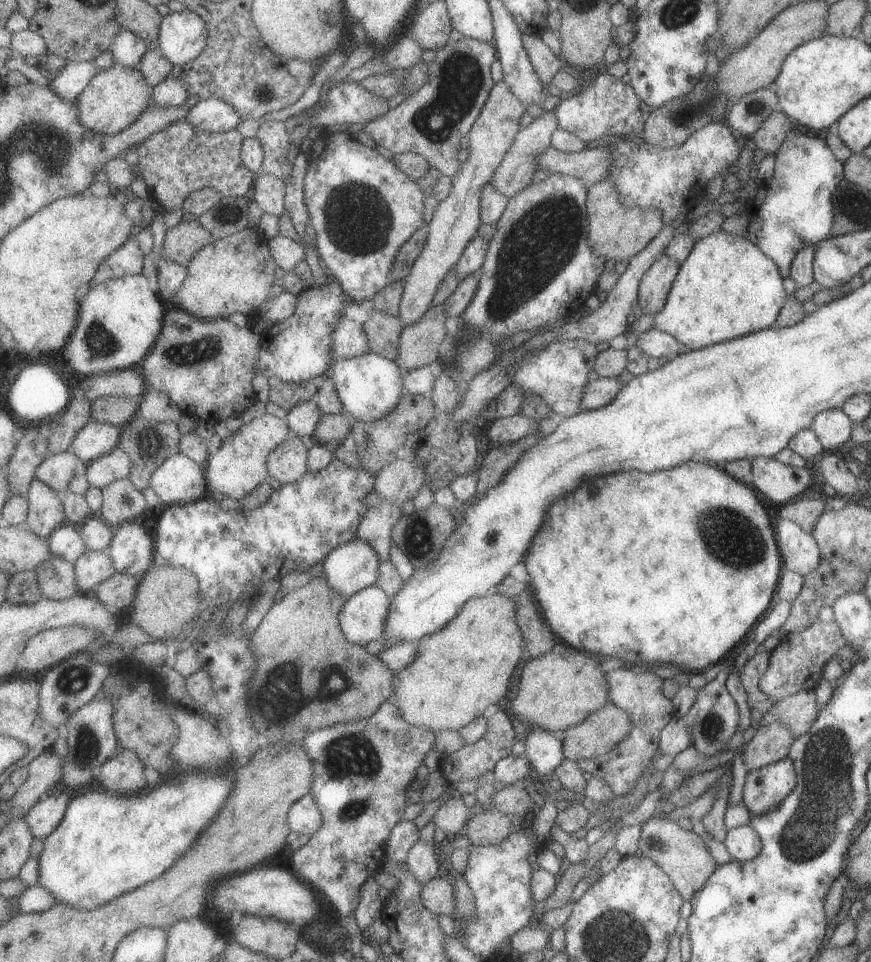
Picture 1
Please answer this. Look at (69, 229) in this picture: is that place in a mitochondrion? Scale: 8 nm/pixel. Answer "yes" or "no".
no

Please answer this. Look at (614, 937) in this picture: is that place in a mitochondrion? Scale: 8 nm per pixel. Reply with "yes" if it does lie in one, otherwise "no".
yes

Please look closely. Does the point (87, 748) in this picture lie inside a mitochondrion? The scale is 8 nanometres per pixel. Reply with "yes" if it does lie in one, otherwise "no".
yes

